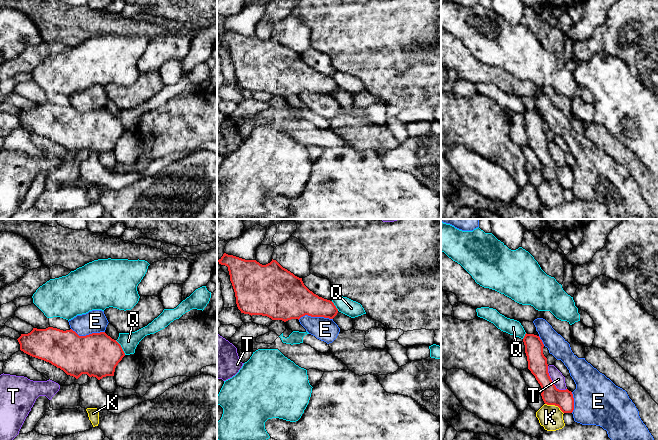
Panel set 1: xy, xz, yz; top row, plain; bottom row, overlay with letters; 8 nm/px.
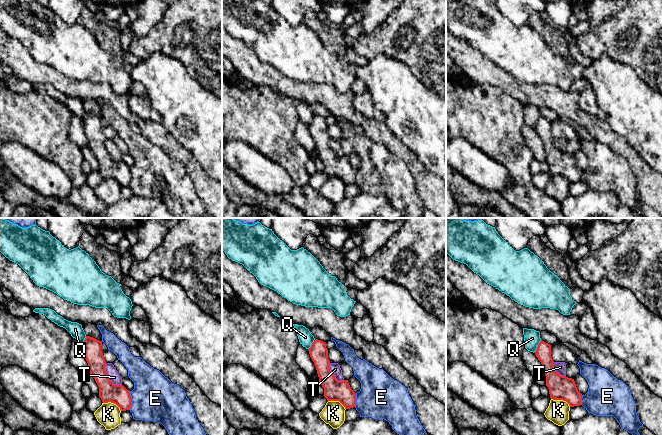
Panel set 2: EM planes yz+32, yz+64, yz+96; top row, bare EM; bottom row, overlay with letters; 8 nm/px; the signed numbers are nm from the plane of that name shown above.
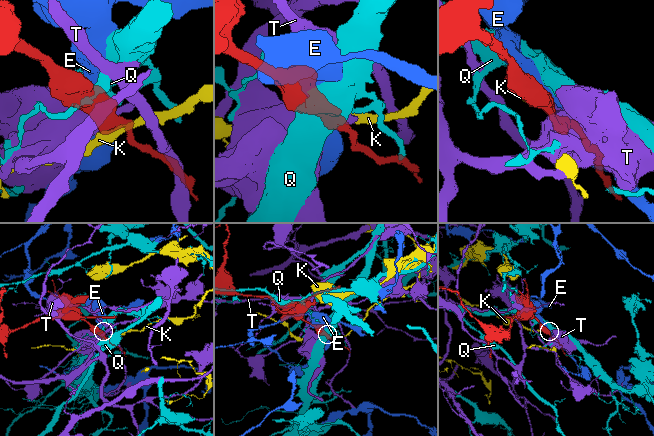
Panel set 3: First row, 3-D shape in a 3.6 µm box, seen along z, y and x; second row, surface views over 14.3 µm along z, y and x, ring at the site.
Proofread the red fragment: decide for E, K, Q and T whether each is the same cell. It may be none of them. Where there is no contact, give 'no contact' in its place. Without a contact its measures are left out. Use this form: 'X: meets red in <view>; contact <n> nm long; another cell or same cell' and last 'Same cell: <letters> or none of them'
E: meets red in xz; contact 280 nm long; another cell
K: meets red in yz; contact 170 nm long; another cell
Q: meets red in xy; contact 150 nm long; another cell
T: meets red in yz; contact 240 nm long; another cell
Same cell: none of them

